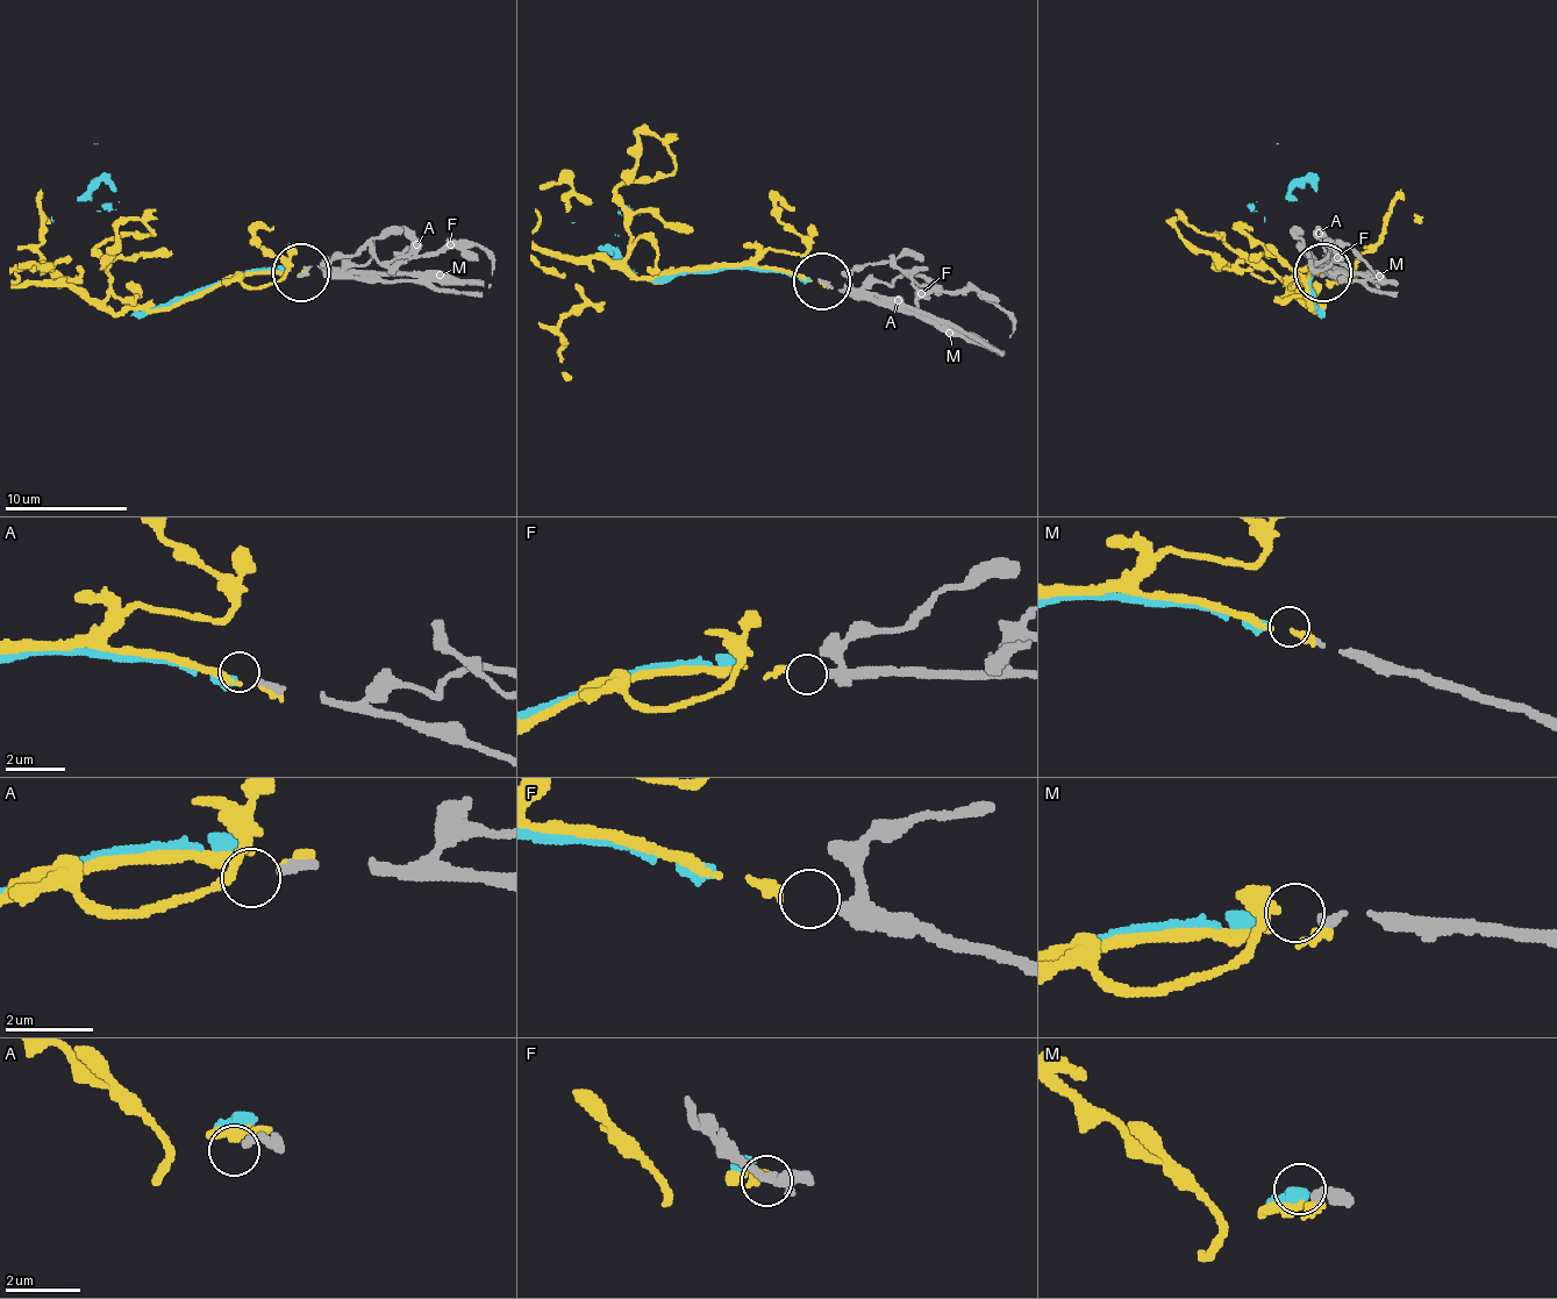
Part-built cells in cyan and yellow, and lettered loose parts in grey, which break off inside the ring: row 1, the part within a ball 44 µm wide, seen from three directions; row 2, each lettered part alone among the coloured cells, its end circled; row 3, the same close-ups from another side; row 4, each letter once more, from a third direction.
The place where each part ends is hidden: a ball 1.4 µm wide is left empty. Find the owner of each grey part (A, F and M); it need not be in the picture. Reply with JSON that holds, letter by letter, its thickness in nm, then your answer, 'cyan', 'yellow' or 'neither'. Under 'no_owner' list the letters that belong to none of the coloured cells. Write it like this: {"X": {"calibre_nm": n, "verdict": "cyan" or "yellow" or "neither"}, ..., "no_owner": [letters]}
{"A": {"calibre_nm": 220, "verdict": "neither"}, "F": {"calibre_nm": 320, "verdict": "yellow"}, "M": {"calibre_nm": 170, "verdict": "cyan"}, "no_owner": ["A"]}

